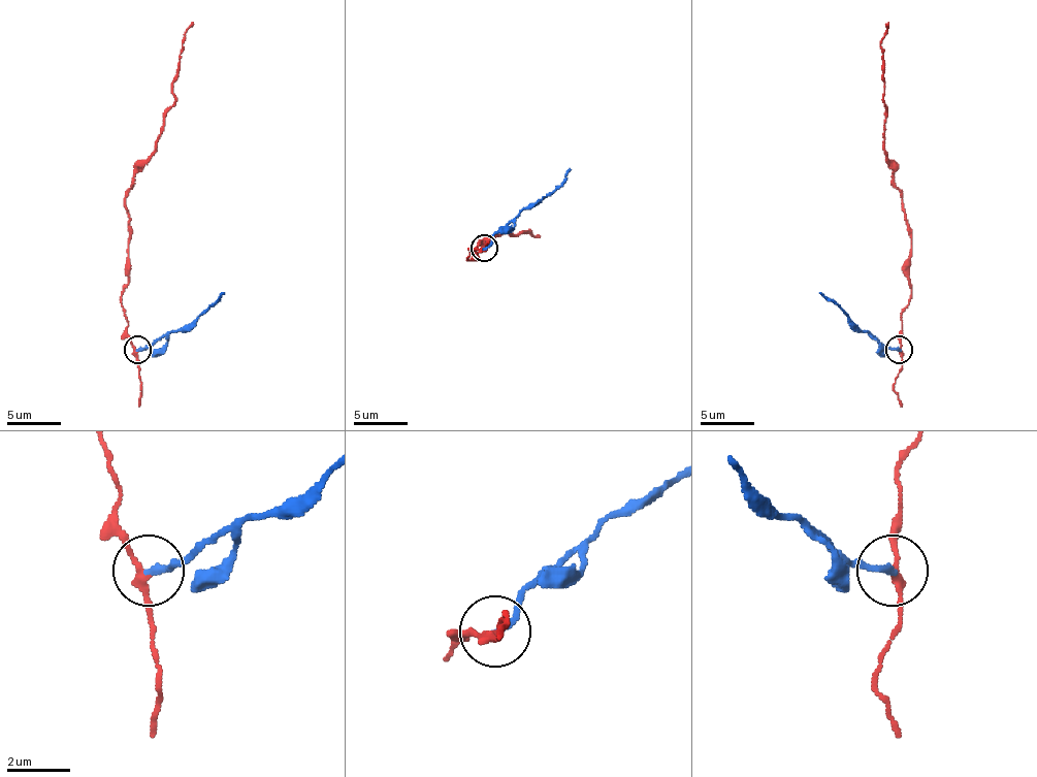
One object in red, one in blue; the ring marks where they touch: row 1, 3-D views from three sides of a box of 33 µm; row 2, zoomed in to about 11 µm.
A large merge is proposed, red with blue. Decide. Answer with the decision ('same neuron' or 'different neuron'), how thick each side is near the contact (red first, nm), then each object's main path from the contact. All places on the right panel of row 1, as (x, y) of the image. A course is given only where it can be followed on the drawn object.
different neuron; 180 nm thick on the red side, 200 nm on the other; red runs (900, 350), (903, 310), (910, 296), (910, 228), (883, 150), (881, 39), (888, 23); blue runs (900, 350), (886, 348), (818, 293)

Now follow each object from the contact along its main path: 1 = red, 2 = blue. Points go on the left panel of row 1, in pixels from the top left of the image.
1: (138, 350), (127, 333), (122, 296), (130, 228), (125, 193), (175, 99), (173, 77), (192, 23)
2: (138, 350), (190, 326), (222, 293)

